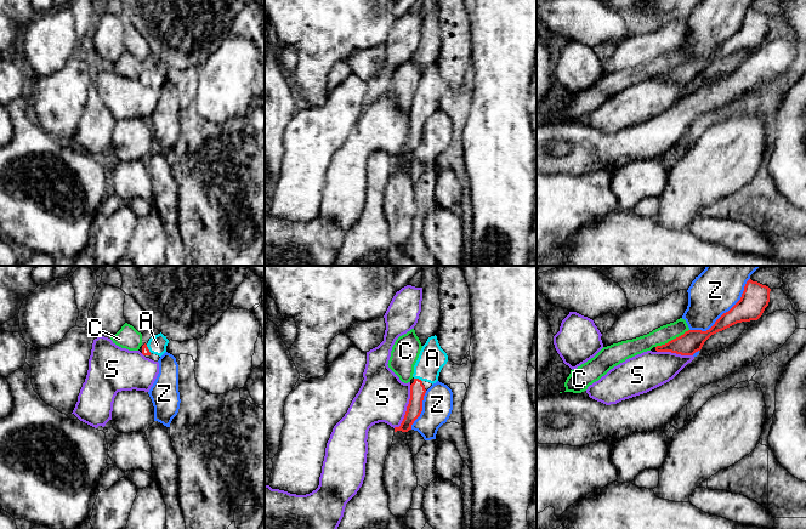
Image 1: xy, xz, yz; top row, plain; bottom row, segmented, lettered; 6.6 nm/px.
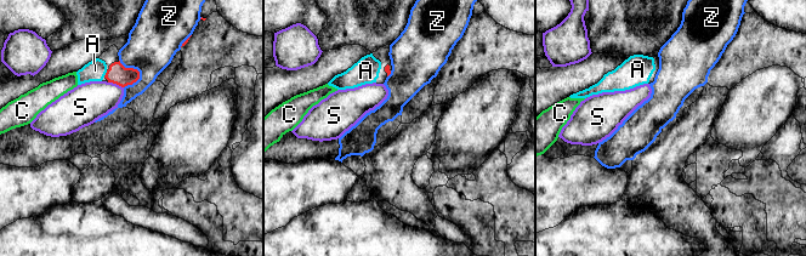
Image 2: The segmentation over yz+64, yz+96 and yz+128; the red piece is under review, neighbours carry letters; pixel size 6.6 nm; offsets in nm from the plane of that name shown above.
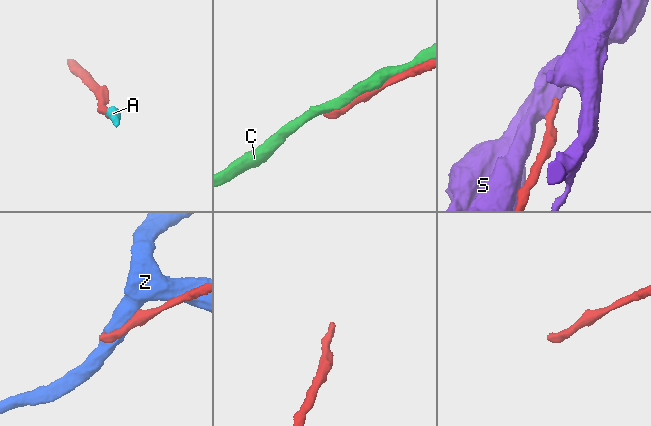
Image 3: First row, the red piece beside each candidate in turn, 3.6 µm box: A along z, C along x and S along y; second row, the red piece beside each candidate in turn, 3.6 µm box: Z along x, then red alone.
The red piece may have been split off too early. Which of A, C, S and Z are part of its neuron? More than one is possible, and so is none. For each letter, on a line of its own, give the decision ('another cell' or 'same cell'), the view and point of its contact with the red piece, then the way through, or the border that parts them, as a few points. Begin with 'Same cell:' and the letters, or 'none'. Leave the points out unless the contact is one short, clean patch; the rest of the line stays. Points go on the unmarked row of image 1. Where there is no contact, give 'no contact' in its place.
Same cell: A
A: same cell; meets red in xz at (418, 107); runs through xz (418, 119), (418, 107), (432, 86)
C: another cell; meets red in yz at (671, 68)
S: another cell; meets red in xz at (407, 136)
Z: another cell; meets red in yz at (726, 40)

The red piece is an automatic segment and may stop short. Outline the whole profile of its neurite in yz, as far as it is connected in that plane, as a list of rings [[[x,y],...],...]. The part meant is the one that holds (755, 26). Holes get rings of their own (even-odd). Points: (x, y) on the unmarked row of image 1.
[[[749,7],[744,15],[740,28],[706,59],[688,58],[683,63],[657,74],[657,80],[671,80],[681,84],[693,84],[700,79],[704,70],[714,62],[737,51],[757,49],[770,30],[771,17]]]

